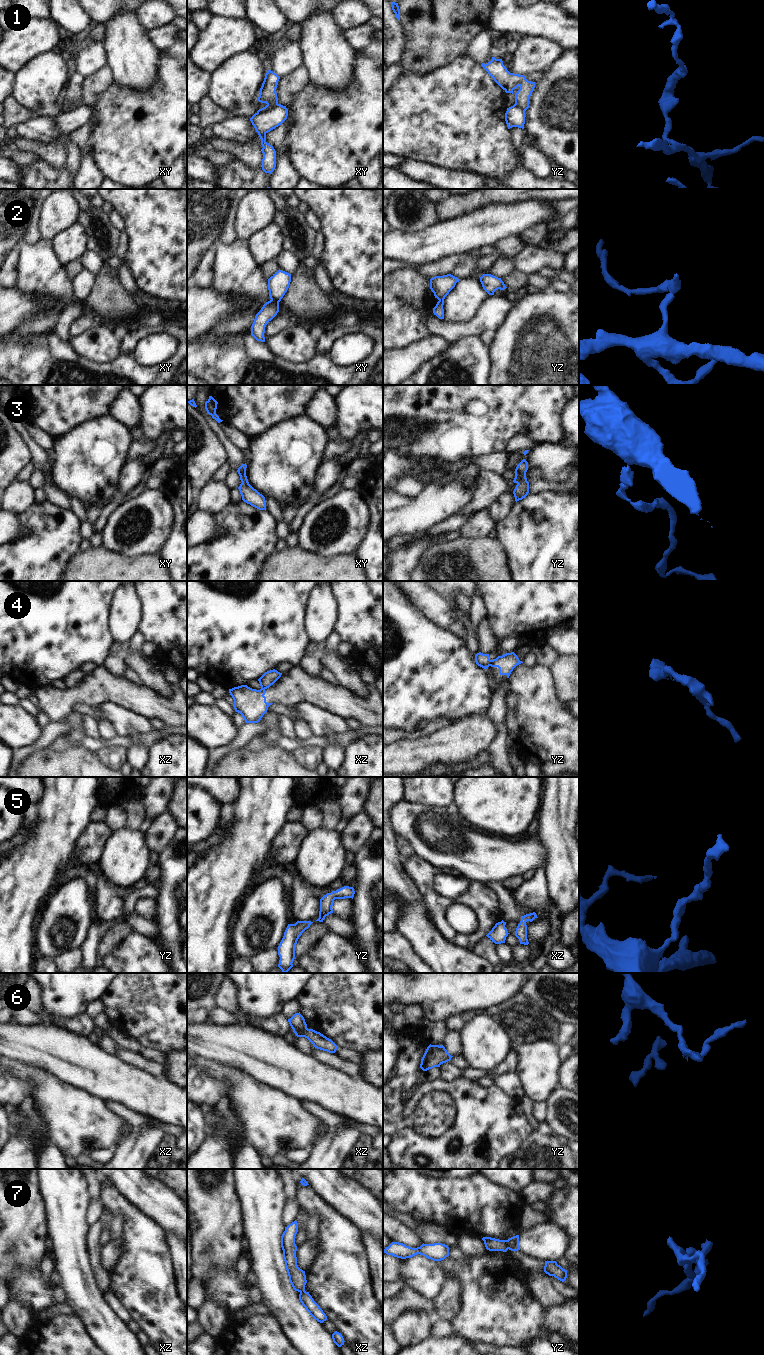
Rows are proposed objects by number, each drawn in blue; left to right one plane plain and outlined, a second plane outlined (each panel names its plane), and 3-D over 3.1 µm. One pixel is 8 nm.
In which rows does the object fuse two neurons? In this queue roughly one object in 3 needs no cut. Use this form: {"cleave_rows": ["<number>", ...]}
{"cleave_rows": ["1", "2", "4", "6", "7"]}

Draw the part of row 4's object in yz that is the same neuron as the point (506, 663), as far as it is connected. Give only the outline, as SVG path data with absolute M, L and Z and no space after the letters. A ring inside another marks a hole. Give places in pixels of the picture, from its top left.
M506 653L502 656L498 656L491 664L491 667L498 667L500 675L506 675L509 678L513 669L523 663L519 660L518 656L514 653Z

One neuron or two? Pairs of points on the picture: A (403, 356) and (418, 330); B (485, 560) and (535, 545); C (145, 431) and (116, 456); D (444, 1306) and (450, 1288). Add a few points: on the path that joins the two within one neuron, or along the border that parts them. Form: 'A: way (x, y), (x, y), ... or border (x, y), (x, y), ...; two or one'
A: border (429, 333), (407, 346), (393, 349); two
B: border (496, 537), (504, 550), (510, 570); two
C: border (128, 429), (132, 439); two
D: way (448, 1302), (450, 1292); one

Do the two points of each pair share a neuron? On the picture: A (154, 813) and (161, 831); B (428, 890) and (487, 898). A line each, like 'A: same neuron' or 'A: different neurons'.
A: different neurons
B: same neuron

